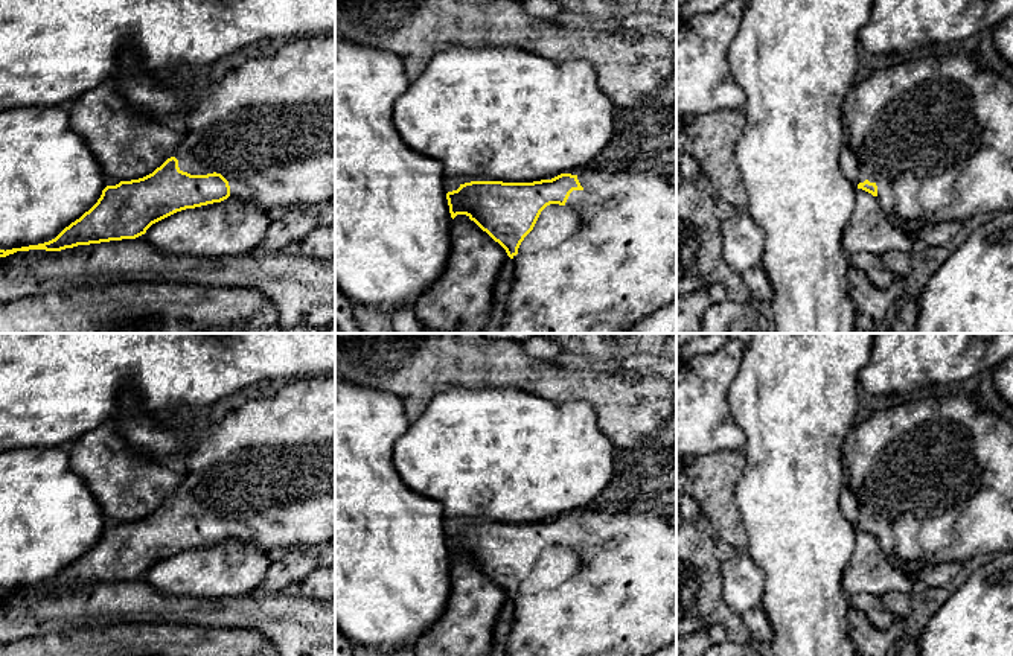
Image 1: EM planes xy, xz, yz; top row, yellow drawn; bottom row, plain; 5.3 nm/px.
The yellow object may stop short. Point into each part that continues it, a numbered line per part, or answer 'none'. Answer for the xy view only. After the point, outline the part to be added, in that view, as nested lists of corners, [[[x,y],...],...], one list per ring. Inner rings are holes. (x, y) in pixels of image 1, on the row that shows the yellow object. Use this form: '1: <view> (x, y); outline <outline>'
1: xy (268, 125); outline [[[335,33],[291,38],[274,53],[250,58],[227,72],[186,110],[183,132],[183,142],[172,154],[180,170],[221,174],[230,186],[228,199],[267,212],[328,204],[335,195]]]

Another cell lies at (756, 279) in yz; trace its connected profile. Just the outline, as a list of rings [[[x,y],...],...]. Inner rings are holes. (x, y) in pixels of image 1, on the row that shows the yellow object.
[[[757,263],[756,266],[742,272],[742,279],[746,285],[751,300],[756,303],[772,300],[774,291],[762,263]]]

